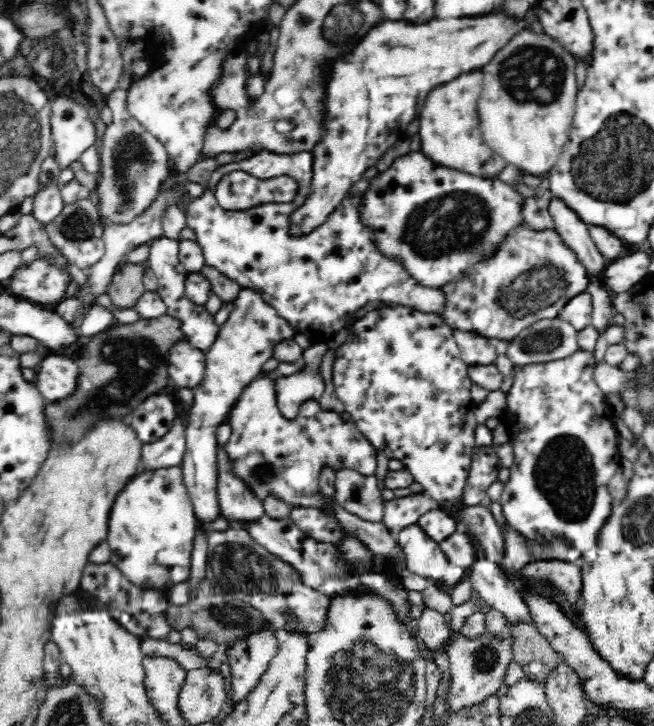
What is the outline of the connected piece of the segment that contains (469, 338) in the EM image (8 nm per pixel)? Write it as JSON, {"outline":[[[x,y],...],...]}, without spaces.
{"outline":[[[452,328],[452,336],[468,366],[488,366],[495,362],[496,349],[486,337],[474,332],[462,332],[457,328]]]}

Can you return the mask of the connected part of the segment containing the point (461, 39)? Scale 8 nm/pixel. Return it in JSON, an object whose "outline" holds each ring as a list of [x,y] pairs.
{"outline":[[[502,4],[492,13],[474,17],[450,18],[450,20],[430,20],[426,24],[410,24],[404,20],[392,22],[386,20],[372,28],[358,48],[348,56],[342,56],[334,62],[330,82],[326,86],[326,116],[324,140],[314,148],[314,176],[311,193],[305,203],[291,216],[291,233],[295,236],[311,232],[316,226],[327,223],[328,216],[342,202],[364,172],[375,166],[374,162],[384,156],[388,148],[396,142],[406,140],[410,122],[420,114],[424,98],[438,86],[456,80],[460,74],[468,74],[486,66],[520,30],[528,28],[524,17],[510,17]]]}

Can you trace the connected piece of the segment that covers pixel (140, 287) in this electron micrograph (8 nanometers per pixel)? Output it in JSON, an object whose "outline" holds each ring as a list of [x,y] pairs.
{"outline":[[[122,262],[107,289],[111,302],[120,309],[132,308],[144,292],[144,266],[138,262]]]}

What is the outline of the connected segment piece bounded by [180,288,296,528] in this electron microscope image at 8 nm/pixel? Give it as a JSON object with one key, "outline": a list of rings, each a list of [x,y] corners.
{"outline":[[[242,288],[234,301],[227,321],[220,325],[212,346],[205,354],[204,380],[200,386],[193,388],[193,403],[185,416],[187,444],[180,467],[194,513],[205,528],[212,520],[221,517],[216,480],[216,450],[219,444],[216,438],[217,426],[227,422],[230,411],[246,385],[264,372],[262,366],[273,357],[274,345],[290,340],[296,334],[292,325],[266,303],[260,293]]]}

